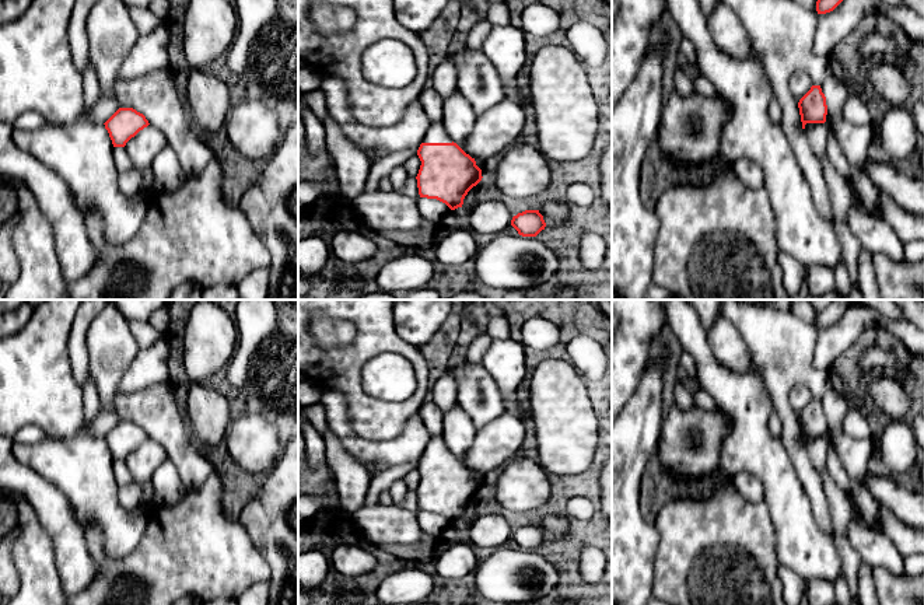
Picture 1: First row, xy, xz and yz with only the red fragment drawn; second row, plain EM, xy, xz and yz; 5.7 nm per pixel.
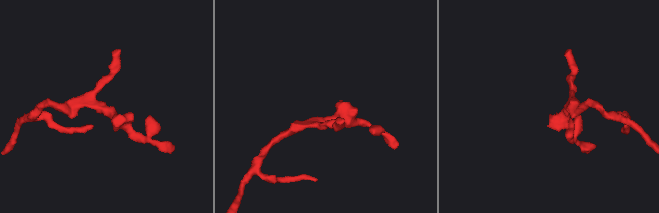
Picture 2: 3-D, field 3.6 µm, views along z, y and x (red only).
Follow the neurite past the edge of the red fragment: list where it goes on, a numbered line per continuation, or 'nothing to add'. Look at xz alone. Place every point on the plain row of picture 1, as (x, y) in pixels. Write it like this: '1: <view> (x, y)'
1: xz (436, 447)

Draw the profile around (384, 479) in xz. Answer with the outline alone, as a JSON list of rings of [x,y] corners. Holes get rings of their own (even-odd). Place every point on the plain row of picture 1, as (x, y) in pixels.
[[[398,465],[382,469],[372,475],[364,506],[368,507],[378,504],[379,494],[389,490],[396,480],[405,479],[405,476],[413,469],[417,469],[417,465]]]

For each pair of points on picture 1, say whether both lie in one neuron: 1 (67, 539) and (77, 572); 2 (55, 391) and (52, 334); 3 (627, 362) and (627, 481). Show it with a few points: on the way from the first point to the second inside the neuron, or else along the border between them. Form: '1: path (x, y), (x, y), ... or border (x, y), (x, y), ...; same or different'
1: path (70, 548), (73, 563); same
2: path (52, 377), (52, 348); same
3: border (643, 371), (636, 392), (626, 404); different

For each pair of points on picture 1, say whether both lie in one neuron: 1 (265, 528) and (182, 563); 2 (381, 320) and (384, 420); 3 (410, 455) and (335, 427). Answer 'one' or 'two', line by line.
1: two
2: one
3: one

